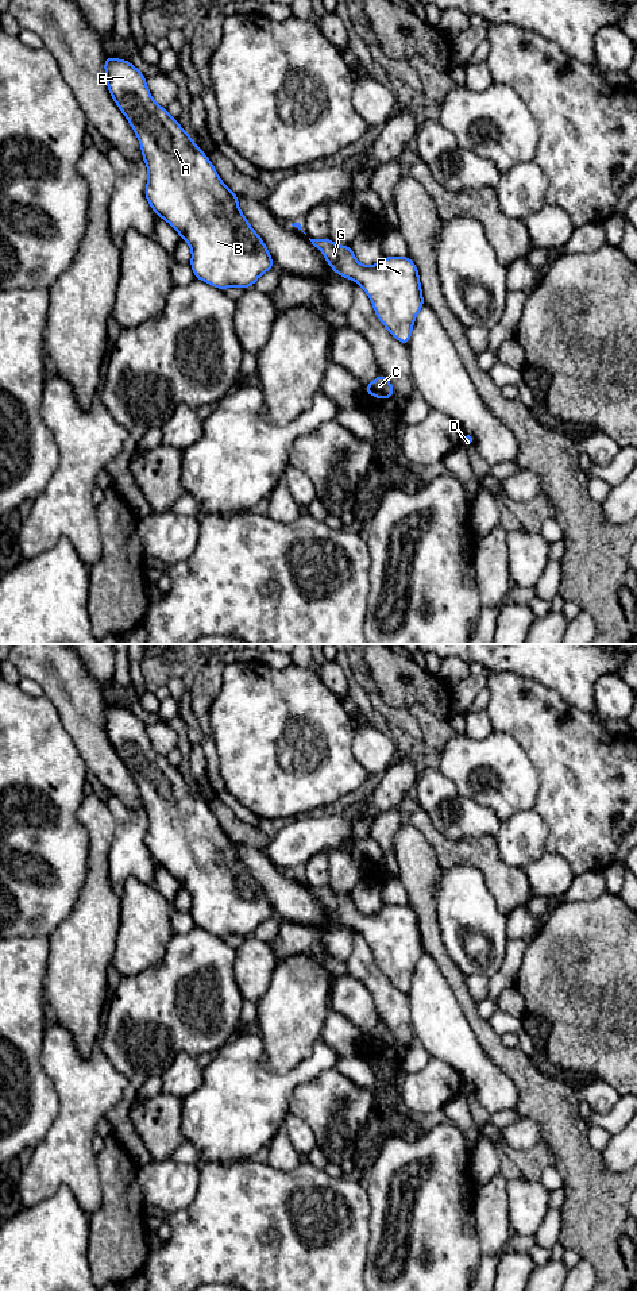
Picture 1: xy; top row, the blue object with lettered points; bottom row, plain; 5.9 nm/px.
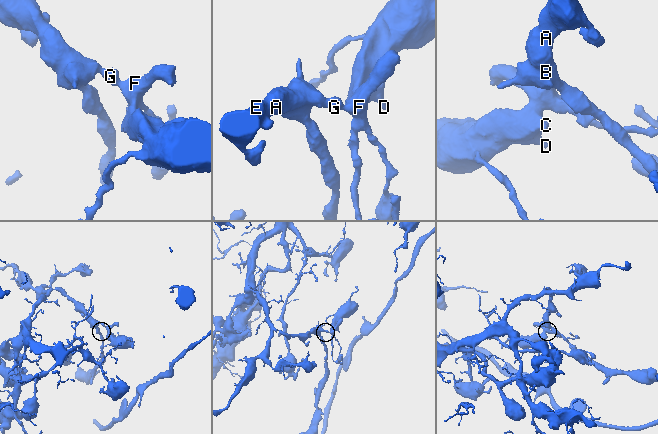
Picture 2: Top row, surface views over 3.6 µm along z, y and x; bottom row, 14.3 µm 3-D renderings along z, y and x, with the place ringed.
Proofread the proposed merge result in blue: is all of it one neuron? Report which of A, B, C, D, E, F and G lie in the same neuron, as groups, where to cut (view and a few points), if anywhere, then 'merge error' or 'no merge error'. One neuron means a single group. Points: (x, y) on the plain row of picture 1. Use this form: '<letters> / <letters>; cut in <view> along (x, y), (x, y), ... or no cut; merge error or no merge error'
A B C D E F G; no cut; no merge error

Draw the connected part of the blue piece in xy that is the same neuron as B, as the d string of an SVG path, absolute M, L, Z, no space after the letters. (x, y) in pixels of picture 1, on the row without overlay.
M107 704L104 716L108 739L140 790L143 809L148 818L144 844L155 863L166 868L181 883L181 887L186 889L192 895L190 916L196 926L221 939L229 934L244 937L252 934L263 921L274 916L274 909L262 886L240 860L238 853L239 843L232 841L225 835L206 802L194 793L193 786L182 778L178 768L153 748L146 725L140 718L130 709Z

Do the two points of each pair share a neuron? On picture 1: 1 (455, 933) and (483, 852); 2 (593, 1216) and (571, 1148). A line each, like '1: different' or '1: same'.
1: different
2: same

